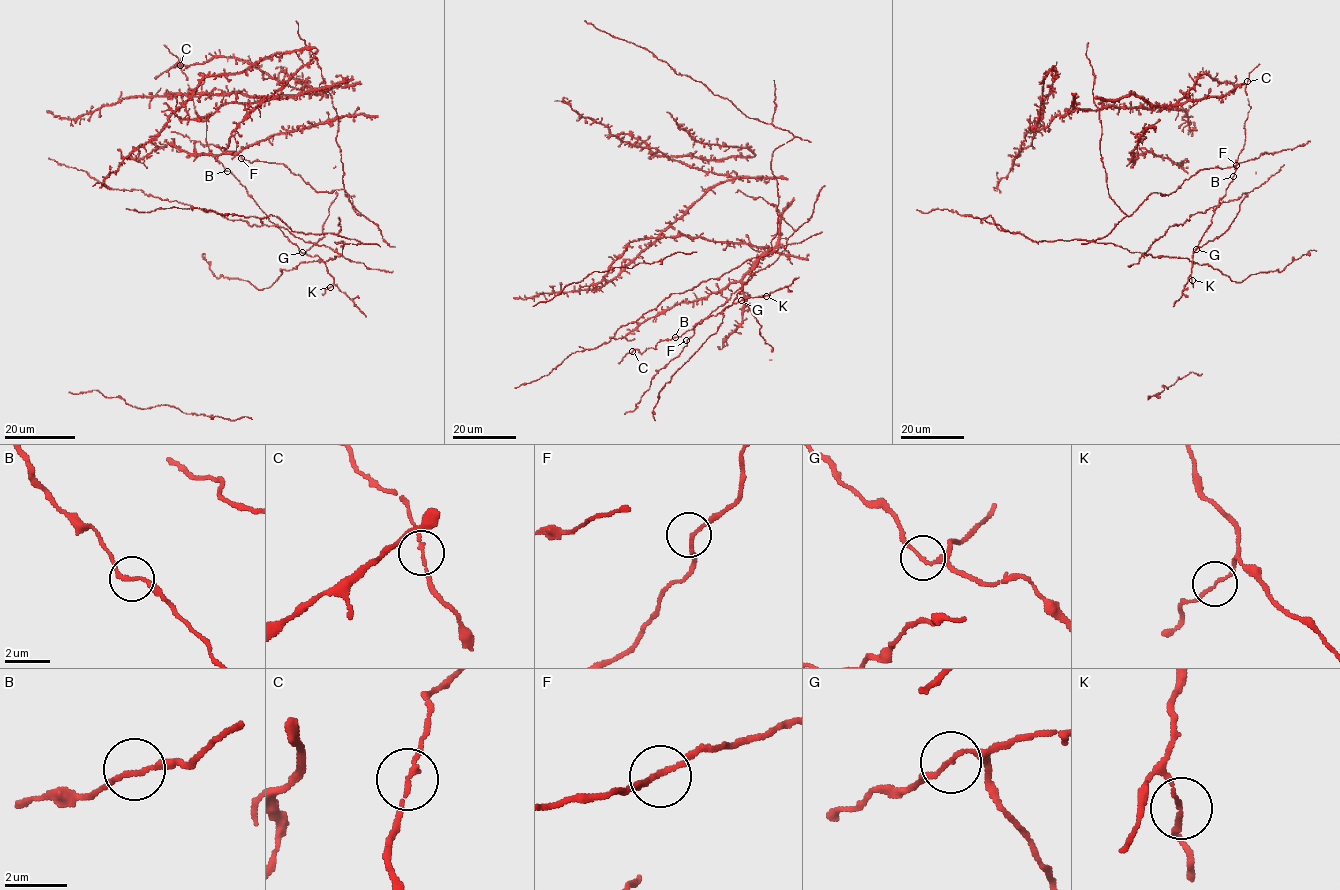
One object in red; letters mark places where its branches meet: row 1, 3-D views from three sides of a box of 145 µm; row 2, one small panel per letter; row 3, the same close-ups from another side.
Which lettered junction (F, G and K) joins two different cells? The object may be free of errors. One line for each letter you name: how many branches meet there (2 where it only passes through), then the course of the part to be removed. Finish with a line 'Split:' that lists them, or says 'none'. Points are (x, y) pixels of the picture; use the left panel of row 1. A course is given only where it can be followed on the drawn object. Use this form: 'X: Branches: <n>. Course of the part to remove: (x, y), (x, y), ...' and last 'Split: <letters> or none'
Split: none

